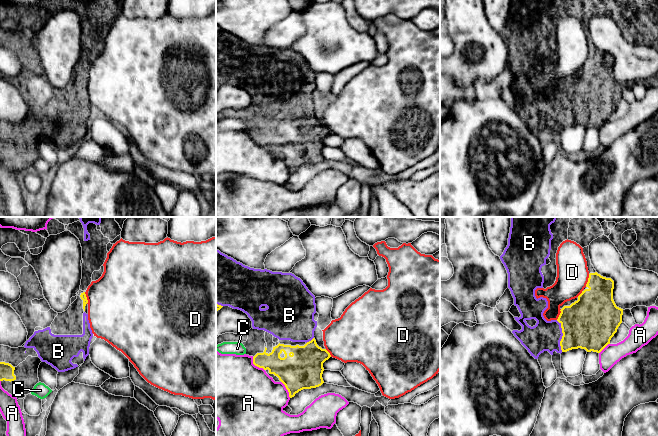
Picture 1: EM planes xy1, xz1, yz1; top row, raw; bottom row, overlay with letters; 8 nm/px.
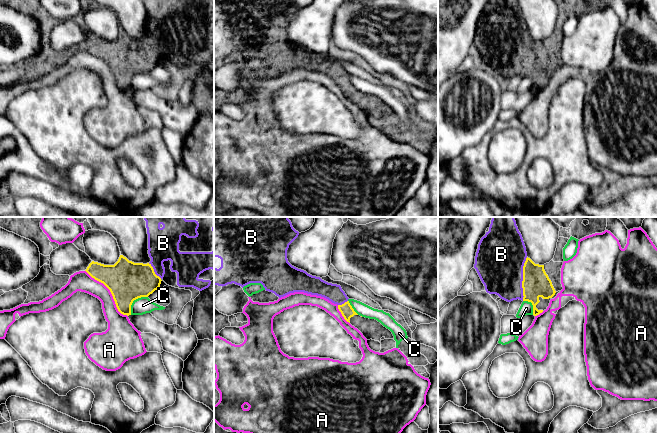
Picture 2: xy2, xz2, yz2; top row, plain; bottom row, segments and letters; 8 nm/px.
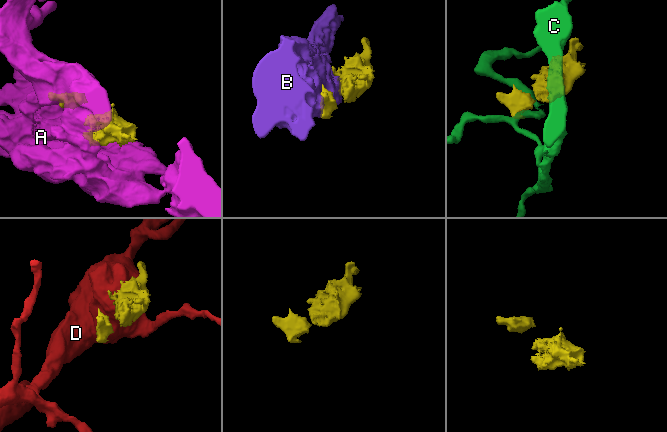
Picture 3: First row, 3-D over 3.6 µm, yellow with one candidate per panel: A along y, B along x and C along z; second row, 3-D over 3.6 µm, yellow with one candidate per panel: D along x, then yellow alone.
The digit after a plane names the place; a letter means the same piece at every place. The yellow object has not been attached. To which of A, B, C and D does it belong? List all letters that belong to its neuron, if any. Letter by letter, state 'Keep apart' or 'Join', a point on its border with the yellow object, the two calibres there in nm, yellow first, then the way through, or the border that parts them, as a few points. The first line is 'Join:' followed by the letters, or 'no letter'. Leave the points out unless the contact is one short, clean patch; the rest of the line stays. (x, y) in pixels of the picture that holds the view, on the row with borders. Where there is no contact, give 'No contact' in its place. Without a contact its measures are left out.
Join: B
A: Keep apart. Touches yellow at xy2 (111, 293). Thickness 320 nm (yellow) against 160 nm
B: Join. Touches yellow at yz2 (523, 279). Thickness 220 nm (yellow) against 400 nm
C: Keep apart. Touches yellow at xy2 (133, 300). Thickness 320 nm (yellow) against 140 nm
D: Keep apart. Touches yellow at yz1 (588, 280). Thickness 340 nm (yellow) against 260 nm

